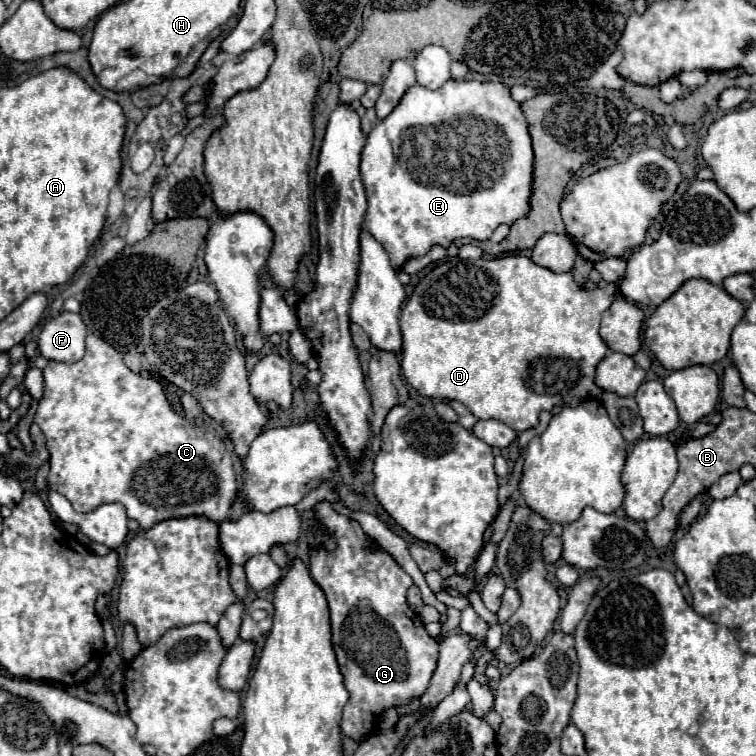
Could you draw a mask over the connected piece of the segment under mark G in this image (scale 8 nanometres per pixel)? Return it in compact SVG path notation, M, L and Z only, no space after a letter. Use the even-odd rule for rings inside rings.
M319 501L313 507L313 513L315 519L325 527L325 533L329 533L337 541L335 549L325 549L323 545L311 547L309 569L329 601L333 649L337 655L339 671L343 675L343 685L349 691L349 701L345 703L341 717L341 733L361 743L373 735L375 723L383 711L391 707L405 707L411 699L419 699L427 691L431 675L437 667L439 639L431 637L425 631L419 615L413 613L405 601L405 593L413 585L411 575L405 573L403 567L399 567L385 551L367 551L367 535L361 525L357 521L349 521L345 515L339 515L329 501Z

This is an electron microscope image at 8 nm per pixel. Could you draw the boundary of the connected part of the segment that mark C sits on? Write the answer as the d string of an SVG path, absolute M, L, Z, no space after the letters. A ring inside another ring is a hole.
M89 333L87 339L85 339L85 355L83 355L83 359L79 359L79 361L75 361L71 365L47 363L47 367L43 369L43 385L45 385L45 391L43 391L43 397L37 403L35 423L41 427L41 431L43 431L45 439L47 439L49 465L51 465L47 481L49 481L49 487L53 491L65 495L71 501L75 511L87 513L87 511L93 511L99 505L105 505L105 503L121 503L127 509L127 517L135 519L141 529L151 529L155 523L163 521L163 519L183 517L183 515L207 515L207 519L215 519L217 523L221 523L221 521L225 521L229 517L229 509L231 509L231 503L233 503L235 493L237 493L237 475L235 475L235 469L233 469L231 453L225 449L225 445L217 437L213 437L211 433L201 431L199 427L191 425L185 417L177 415L171 409L161 385L151 377L141 377L141 375L133 373L123 363L121 351L113 349L101 337Z

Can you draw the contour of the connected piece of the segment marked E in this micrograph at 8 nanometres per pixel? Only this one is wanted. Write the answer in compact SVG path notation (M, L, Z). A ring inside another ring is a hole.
M449 79L443 87L439 87L435 91L413 85L405 91L405 95L397 103L397 107L369 131L365 147L361 151L359 171L361 171L363 187L367 189L367 203L369 203L367 215L365 215L365 229L385 247L387 255L391 257L391 265L395 269L399 269L403 265L403 259L407 259L407 255L423 255L423 251L429 251L433 245L449 247L459 237L471 237L471 239L479 239L479 241L489 239L497 225L501 225L501 223L513 225L517 219L527 215L527 199L531 197L531 167L533 167L533 147L531 147L531 137L527 135L527 121L523 119L521 105L509 97L509 89L503 83Z

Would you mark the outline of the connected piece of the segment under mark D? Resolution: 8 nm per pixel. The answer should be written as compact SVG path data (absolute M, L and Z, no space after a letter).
M505 255L505 257L495 257L495 259L459 259L459 257L445 257L439 265L435 265L413 289L413 295L407 299L407 305L401 311L401 329L405 323L405 345L403 345L403 375L407 383L421 395L433 397L433 399L457 399L461 401L477 419L499 419L507 423L511 429L525 431L533 429L539 423L539 413L543 409L553 409L553 405L561 407L575 407L579 405L585 397L599 399L601 391L595 387L595 367L607 353L607 345L599 337L599 323L601 315L607 311L607 307L615 301L617 297L617 287L609 283L607 287L595 287L595 289L579 289L577 283L573 281L573 275L567 273L553 273L545 267L539 267L531 263L529 257L525 255Z

